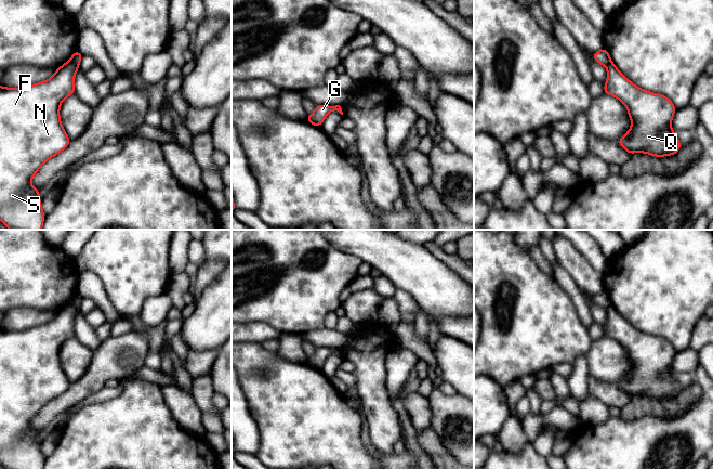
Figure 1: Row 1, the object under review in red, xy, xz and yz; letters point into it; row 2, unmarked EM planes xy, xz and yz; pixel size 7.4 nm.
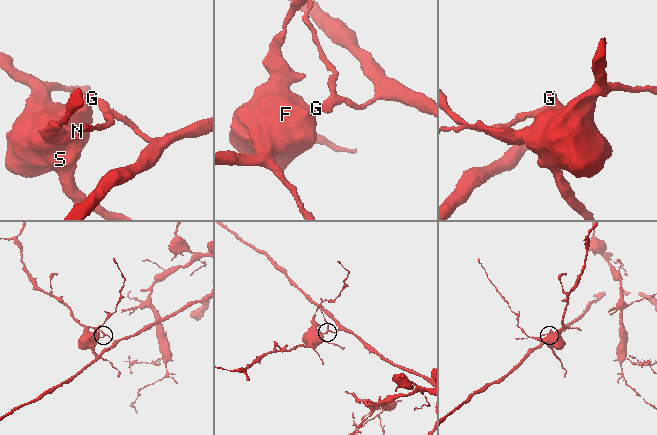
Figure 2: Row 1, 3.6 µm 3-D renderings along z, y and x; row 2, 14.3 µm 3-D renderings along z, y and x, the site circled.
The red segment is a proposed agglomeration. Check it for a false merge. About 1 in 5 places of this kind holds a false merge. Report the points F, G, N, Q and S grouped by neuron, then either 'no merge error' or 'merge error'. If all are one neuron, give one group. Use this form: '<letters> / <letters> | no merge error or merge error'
F N Q S / G | merge error

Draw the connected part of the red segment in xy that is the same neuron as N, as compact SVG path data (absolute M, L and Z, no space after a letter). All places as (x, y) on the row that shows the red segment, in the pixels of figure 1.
M70 62L60 66L48 80L18 89L0 86L0 221L10 230L41 230L45 214L41 208L40 191L31 186L31 179L41 166L65 149L70 139L60 118L62 102L75 94L75 75L79 67Z

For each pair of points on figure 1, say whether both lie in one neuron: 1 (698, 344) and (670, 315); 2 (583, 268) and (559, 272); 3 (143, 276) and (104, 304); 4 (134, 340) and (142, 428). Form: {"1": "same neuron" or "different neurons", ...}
{"1": "different neurons", "2": "different neurons", "3": "different neurons", "4": "different neurons"}

